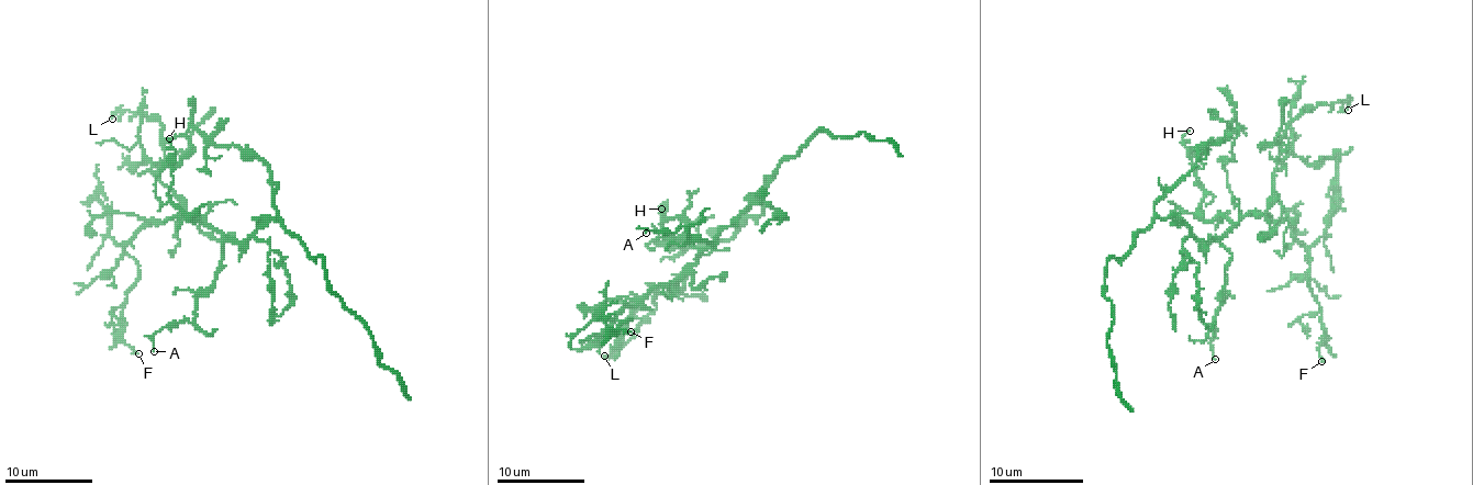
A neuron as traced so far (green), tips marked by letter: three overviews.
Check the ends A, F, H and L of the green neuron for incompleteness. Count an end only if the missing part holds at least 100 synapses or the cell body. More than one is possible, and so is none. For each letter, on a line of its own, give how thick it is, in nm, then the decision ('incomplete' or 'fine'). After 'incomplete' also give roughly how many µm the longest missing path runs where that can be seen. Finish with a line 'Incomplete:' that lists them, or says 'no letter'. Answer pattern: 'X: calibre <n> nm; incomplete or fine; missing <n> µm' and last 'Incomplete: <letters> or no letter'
A: calibre 100 nm; fine
F: calibre 150 nm; fine
H: calibre 140 nm; fine
L: calibre 140 nm; fine
Incomplete: no letter

